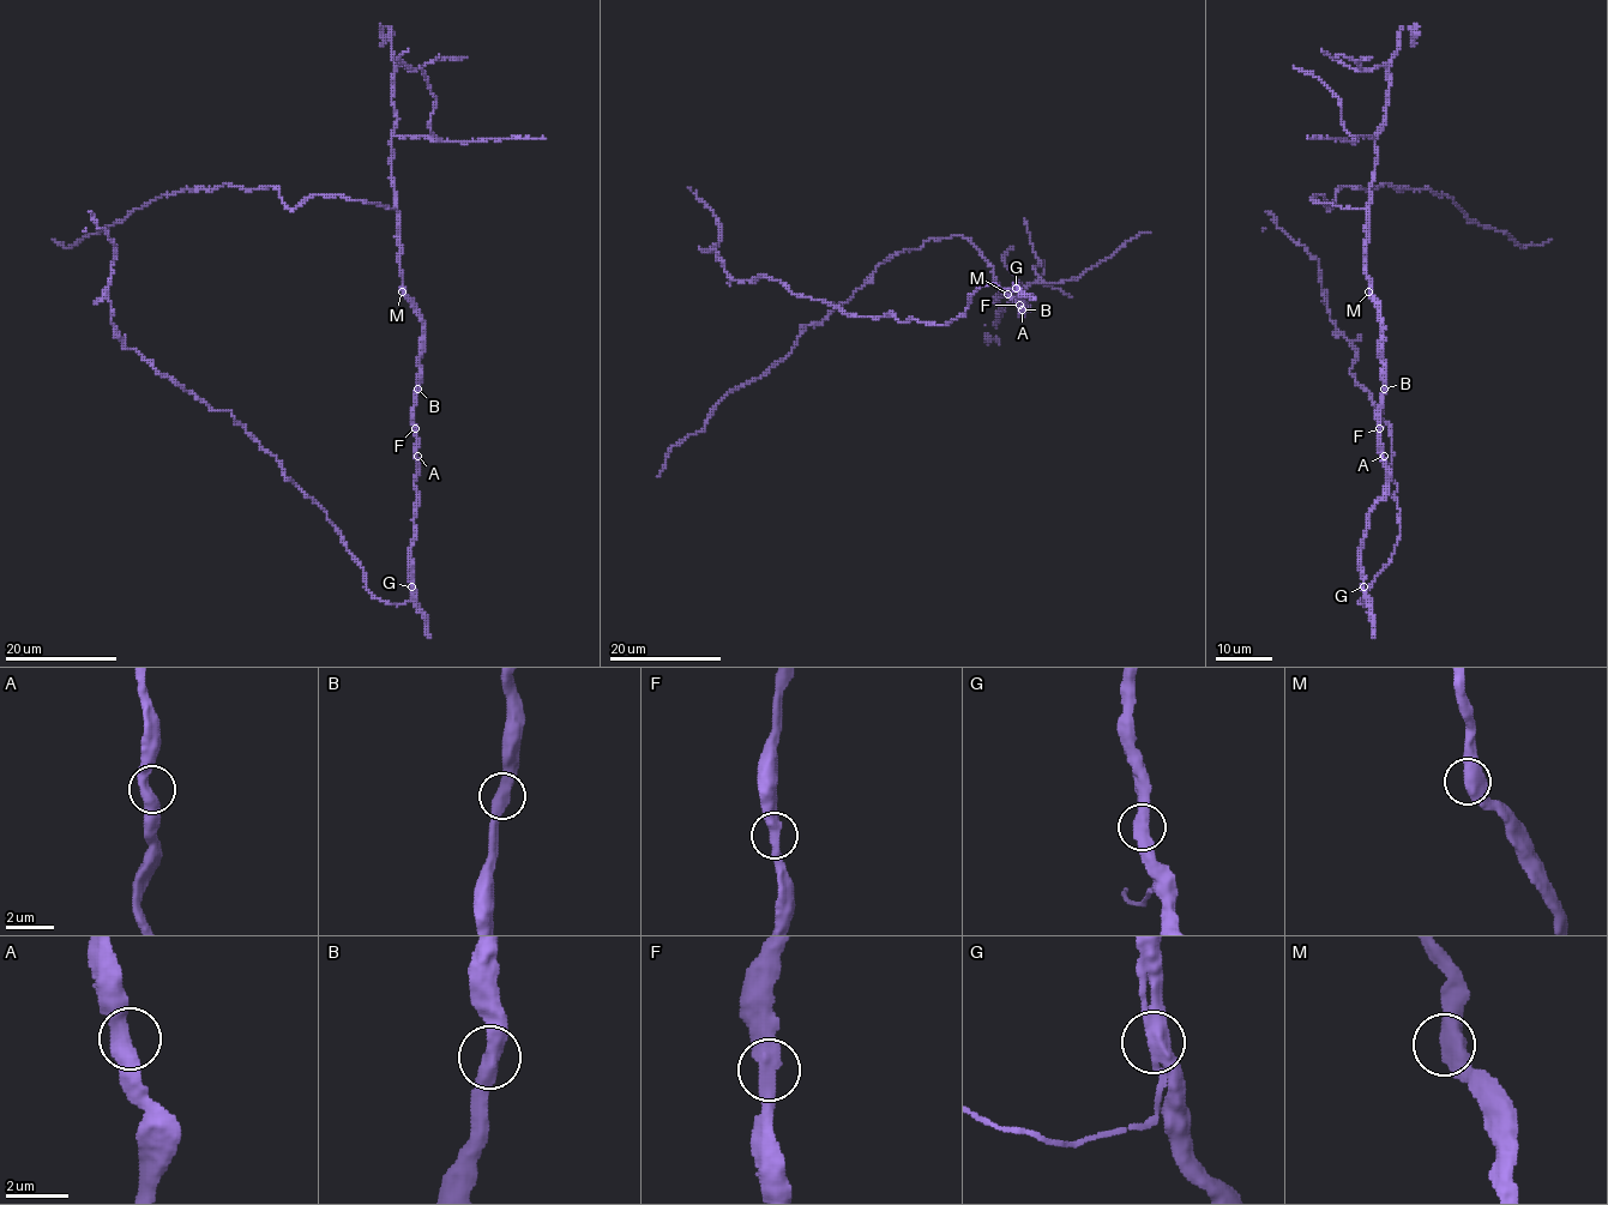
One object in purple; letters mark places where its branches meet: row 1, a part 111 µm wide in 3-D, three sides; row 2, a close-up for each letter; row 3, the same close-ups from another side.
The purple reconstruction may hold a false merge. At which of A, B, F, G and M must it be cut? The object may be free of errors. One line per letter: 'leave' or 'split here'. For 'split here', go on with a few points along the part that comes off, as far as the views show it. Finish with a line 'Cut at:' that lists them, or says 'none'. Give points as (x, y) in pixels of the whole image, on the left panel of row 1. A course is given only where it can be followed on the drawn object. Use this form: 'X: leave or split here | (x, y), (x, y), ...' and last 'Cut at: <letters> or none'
A: leave
B: leave
F: leave
G: leave
M: leave
Cut at: none

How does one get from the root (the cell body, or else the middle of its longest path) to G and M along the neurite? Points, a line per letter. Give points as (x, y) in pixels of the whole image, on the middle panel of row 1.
G: (1021, 306), (1021, 313), (1022, 302), (1017, 288)
M: (1021, 306), (1028, 307), (1019, 306), (1007, 294)

